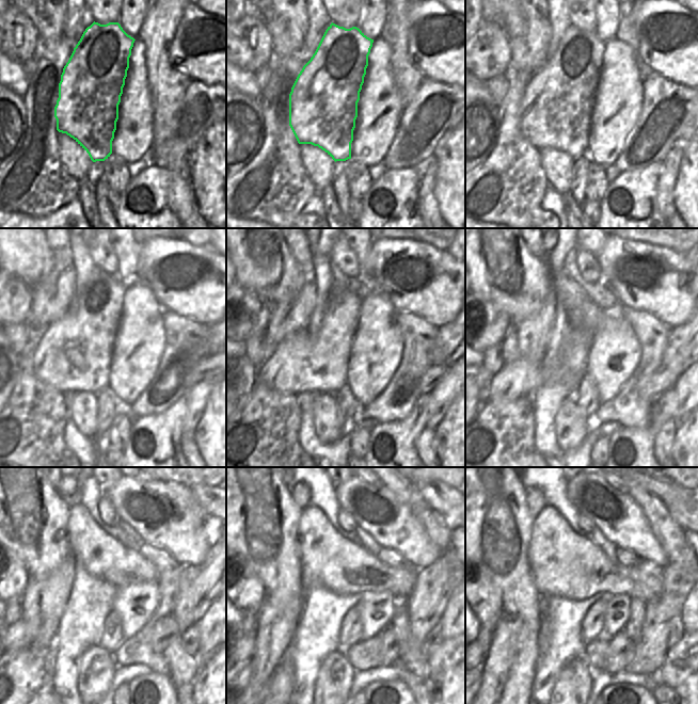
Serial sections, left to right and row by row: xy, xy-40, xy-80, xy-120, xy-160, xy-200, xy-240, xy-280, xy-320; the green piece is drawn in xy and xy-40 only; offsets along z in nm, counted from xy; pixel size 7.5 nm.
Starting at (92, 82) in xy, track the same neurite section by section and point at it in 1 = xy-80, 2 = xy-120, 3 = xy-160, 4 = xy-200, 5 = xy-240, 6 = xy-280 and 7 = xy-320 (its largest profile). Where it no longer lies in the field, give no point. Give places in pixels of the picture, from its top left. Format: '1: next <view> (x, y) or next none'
1: next xy-80 (555, 111)
2: next xy-120 (74, 354)
3: next xy-160 (303, 362)
4: next xy-200 (518, 377)
5: next xy-240 (20, 635)
6: next xy-280 (248, 639)
7: next xy-320 (487, 636)

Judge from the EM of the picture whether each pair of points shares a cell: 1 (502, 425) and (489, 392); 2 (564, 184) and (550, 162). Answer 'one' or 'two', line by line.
1: two
2: one

